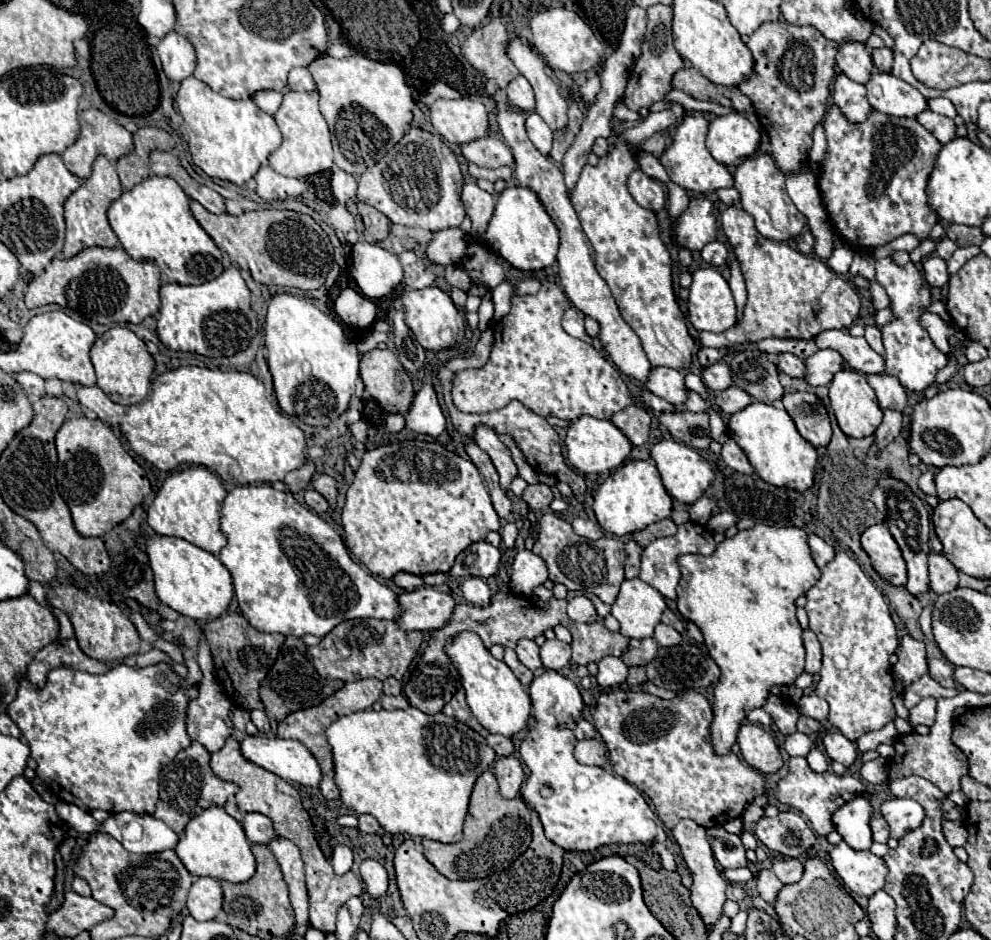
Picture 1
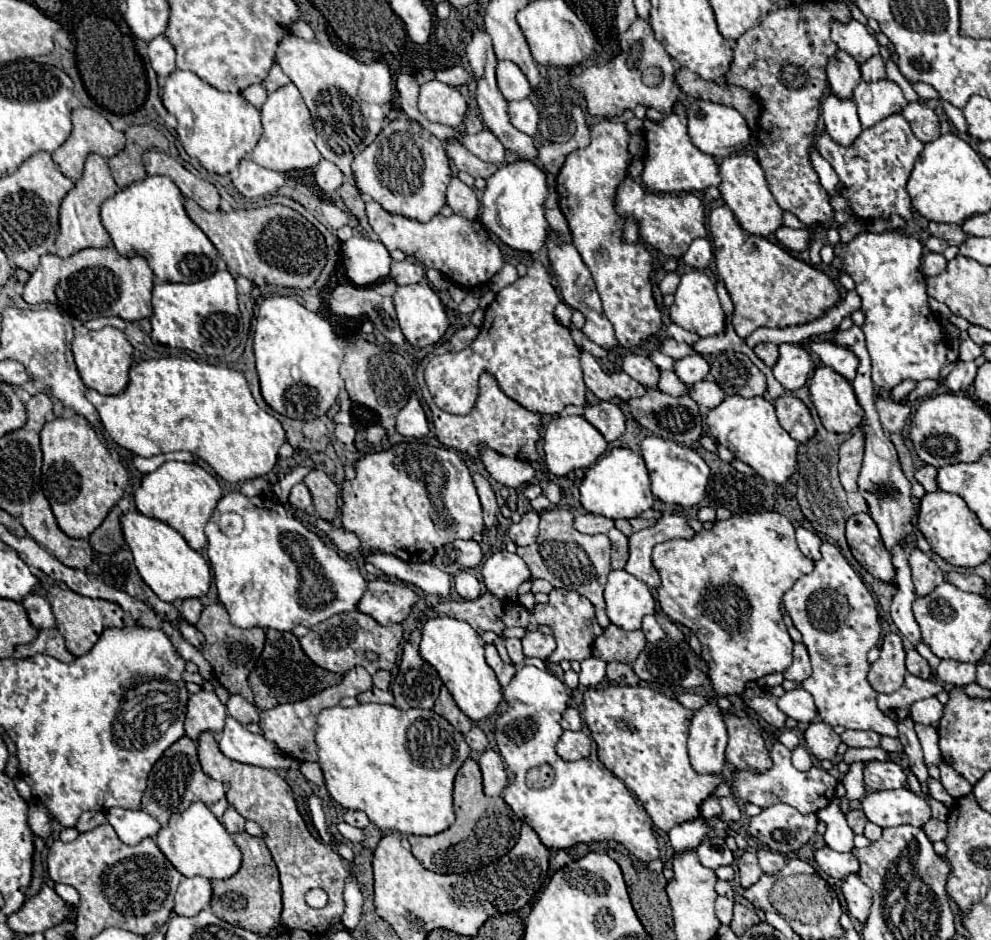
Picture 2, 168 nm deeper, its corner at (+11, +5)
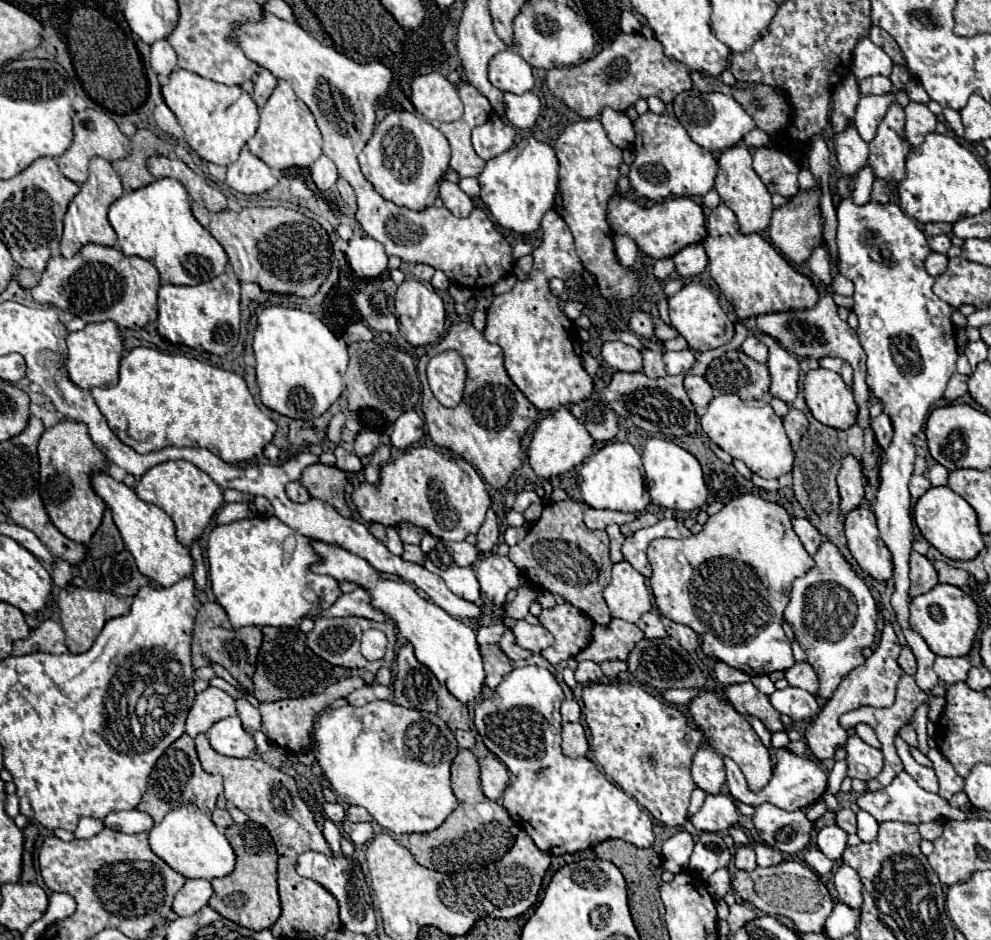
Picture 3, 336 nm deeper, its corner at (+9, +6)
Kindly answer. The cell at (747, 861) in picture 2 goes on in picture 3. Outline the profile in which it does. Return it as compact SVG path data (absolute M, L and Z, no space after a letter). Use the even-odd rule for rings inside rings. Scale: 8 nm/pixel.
M738 847L734 861L736 861L736 869L740 869L740 871L756 869L756 855L754 855L752 847Z

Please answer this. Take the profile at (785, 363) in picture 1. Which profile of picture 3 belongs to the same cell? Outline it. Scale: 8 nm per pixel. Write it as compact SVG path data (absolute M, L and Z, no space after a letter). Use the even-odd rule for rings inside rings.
M748 335L748 339L742 343L740 347L748 357L760 361L760 363L766 363L768 361L768 347L764 343L760 343L754 335Z

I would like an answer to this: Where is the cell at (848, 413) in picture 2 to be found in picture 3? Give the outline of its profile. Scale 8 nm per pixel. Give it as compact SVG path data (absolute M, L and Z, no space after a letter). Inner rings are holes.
M828 369L808 371L804 379L806 405L814 419L834 429L848 429L856 423L858 407L852 391L844 385L842 377Z

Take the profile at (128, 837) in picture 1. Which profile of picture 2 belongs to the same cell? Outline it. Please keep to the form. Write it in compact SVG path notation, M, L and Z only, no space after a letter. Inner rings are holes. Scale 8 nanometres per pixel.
M110 808L106 812L108 822L116 830L118 838L130 846L138 844L142 838L156 836L162 828L150 814L142 810L124 810L124 808Z

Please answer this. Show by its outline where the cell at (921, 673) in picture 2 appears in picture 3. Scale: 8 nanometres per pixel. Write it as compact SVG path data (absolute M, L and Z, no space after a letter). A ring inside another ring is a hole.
M902 647L902 653L898 657L898 665L904 669L904 673L908 675L914 675L916 673L916 657L912 653L912 649L908 647Z

